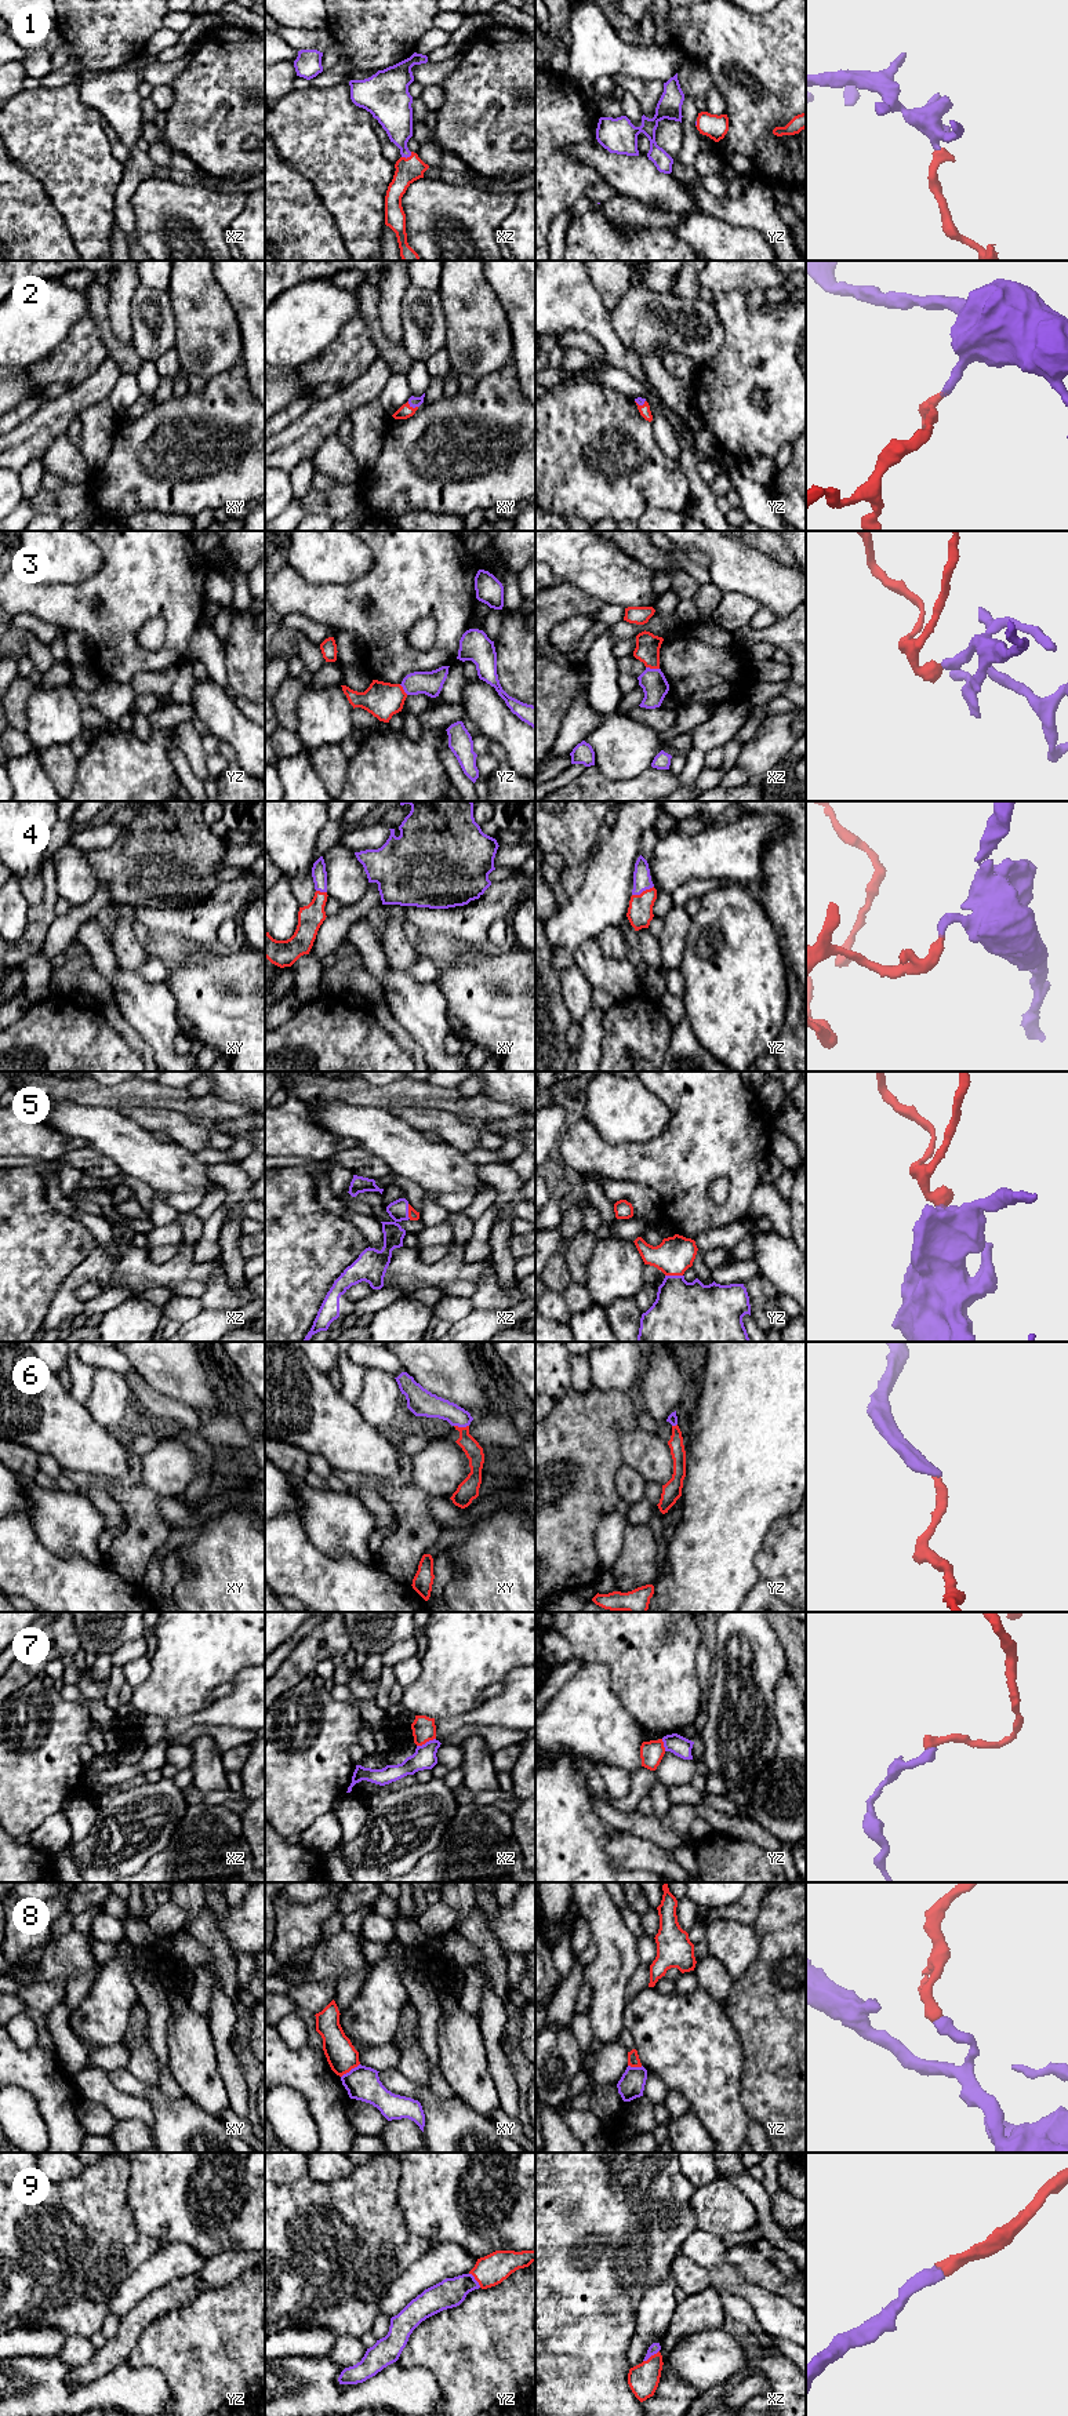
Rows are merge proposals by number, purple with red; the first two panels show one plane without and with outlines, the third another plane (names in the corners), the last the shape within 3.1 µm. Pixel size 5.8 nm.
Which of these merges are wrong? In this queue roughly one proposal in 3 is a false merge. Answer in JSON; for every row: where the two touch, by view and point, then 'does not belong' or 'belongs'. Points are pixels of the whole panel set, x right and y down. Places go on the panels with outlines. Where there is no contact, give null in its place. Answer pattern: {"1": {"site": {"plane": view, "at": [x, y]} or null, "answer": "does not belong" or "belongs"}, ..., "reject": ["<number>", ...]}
{"1": {"site": {"plane": "xz", "at": [407, 156]}, "answer": "belongs"}, "2": {"site": {"plane": "xy", "at": [413, 407]}, "answer": "belongs"}, "3": {"site": {"plane": "xz", "at": [653, 669]}, "answer": "does not belong"}, "4": {"site": {"plane": "yz", "at": [642, 891]}, "answer": "belongs"}, "5": {"site": {"plane": "yz", "at": [674, 1276]}, "answer": "belongs"}, "6": {"site": {"plane": "xy", "at": [461, 1426]}, "answer": "belongs"}, "7": {"site": {"plane": "xz", "at": [427, 1742]}, "answer": "does not belong"}, "8": {"site": {"plane": "xy", "at": [351, 2070]}, "answer": "does not belong"}, "9": {"site": {"plane": "xz", "at": [650, 2356]}, "answer": "belongs"}, "reject": ["3", "7", "8"]}

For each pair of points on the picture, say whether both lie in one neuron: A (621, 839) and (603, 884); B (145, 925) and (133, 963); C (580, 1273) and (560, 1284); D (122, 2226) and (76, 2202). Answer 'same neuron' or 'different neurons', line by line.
A: same neuron
B: different neurons
C: different neurons
D: same neuron

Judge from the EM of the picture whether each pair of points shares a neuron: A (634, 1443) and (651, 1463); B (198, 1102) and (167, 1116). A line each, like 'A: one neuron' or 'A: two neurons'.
A: one neuron
B: two neurons

